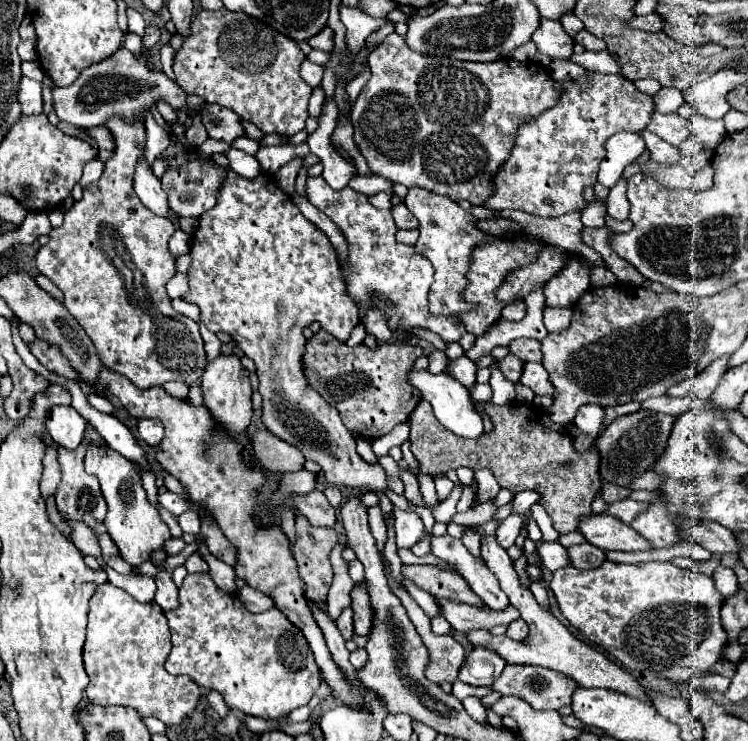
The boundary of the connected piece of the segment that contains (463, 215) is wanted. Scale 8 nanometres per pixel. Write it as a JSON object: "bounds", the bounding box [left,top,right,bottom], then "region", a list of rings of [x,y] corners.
{"bounds":[404,187,492,317],"region":[[[418,187],[408,189],[404,205],[420,221],[420,227],[418,227],[420,239],[416,243],[416,249],[420,255],[426,255],[434,263],[434,269],[436,269],[434,283],[428,293],[430,311],[436,315],[446,315],[446,317],[466,311],[466,303],[462,303],[460,293],[466,281],[464,277],[466,277],[466,267],[470,261],[470,249],[474,249],[476,245],[486,245],[492,237],[484,235],[472,225],[476,219],[470,215],[470,211],[458,207],[454,201],[446,201],[444,197],[432,195],[426,189],[418,189]]]}

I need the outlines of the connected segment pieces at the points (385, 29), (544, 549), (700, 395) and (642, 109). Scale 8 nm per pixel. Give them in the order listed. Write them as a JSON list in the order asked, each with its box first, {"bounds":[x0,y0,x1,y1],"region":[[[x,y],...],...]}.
[{"bounds":[366,22,395,45],"region":[[[392,22],[387,23],[378,31],[372,33],[366,40],[367,45],[375,45],[376,43],[380,44],[382,41],[391,33],[395,31],[395,25]]]},{"bounds":[536,541,568,571],"region":[[[538,541],[536,543],[536,553],[540,557],[540,563],[544,569],[548,571],[556,571],[560,567],[568,565],[568,553],[560,543],[546,543],[546,541]]]},{"bounds":[666,357,730,399],"region":[[[730,357],[716,359],[710,367],[706,367],[706,371],[702,371],[702,375],[694,375],[690,379],[684,379],[682,383],[676,383],[674,387],[670,387],[670,391],[666,391],[666,395],[670,395],[670,397],[708,399],[714,393],[714,389],[718,387],[722,375],[726,373],[728,359]]]},{"bounds":[484,71,654,217],"region":[[[586,71],[580,81],[564,79],[554,87],[562,89],[558,103],[538,117],[518,125],[510,159],[494,175],[494,191],[484,201],[486,209],[518,209],[538,217],[560,217],[572,211],[584,211],[584,187],[596,183],[598,165],[604,159],[604,143],[620,131],[640,133],[654,113],[650,95],[640,93],[634,83],[622,75],[602,75]]]}]

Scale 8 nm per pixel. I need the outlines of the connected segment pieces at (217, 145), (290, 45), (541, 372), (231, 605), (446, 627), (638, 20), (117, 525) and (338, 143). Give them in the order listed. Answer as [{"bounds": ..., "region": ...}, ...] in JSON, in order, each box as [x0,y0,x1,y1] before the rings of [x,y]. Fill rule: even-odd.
[{"bounds":[200,139,230,155],"region":[[[208,139],[204,145],[200,145],[200,151],[204,151],[206,155],[214,155],[214,153],[226,153],[230,149],[230,145],[222,143],[222,141],[214,141],[214,139]]]},{"bounds":[174,9,312,137],"region":[[[228,9],[200,11],[192,19],[192,35],[182,43],[174,59],[174,73],[176,83],[188,95],[198,95],[206,103],[216,103],[220,107],[232,109],[242,119],[254,123],[262,133],[290,137],[302,131],[304,121],[308,119],[308,99],[312,91],[310,87],[306,87],[306,83],[302,83],[302,77],[298,73],[304,59],[306,55],[292,39],[246,13],[234,13]]]},{"bounds":[520,363,554,397],"region":[[[524,363],[524,371],[520,381],[530,387],[536,395],[550,395],[554,397],[554,387],[550,387],[550,379],[546,375],[546,369],[542,367],[542,363]]]},{"bounds":[164,573,320,721],"region":[[[208,573],[186,575],[180,585],[178,603],[180,605],[174,611],[164,613],[172,633],[172,651],[166,659],[166,671],[170,675],[188,675],[198,687],[222,693],[228,709],[272,721],[286,717],[290,711],[312,699],[320,685],[318,665],[314,663],[314,655],[310,655],[302,631],[298,631],[298,627],[294,627],[278,609],[260,615],[250,613],[236,595],[220,591]]]},{"bounds":[432,615,452,635],"region":[[[436,615],[436,617],[432,617],[432,631],[436,633],[436,635],[448,635],[450,631],[452,631],[452,627],[450,627],[450,623],[446,621],[446,619],[442,619],[440,615]]]},{"bounds":[630,13,662,31],"region":[[[650,13],[646,17],[632,17],[630,27],[640,29],[640,31],[662,31],[662,19],[658,19],[658,15]]]},{"bounds":[86,443,170,565],"region":[[[90,443],[86,447],[86,473],[98,477],[102,495],[108,505],[108,513],[104,517],[104,525],[112,541],[118,545],[122,557],[130,565],[140,565],[150,559],[150,551],[158,549],[164,545],[166,539],[170,539],[168,525],[160,519],[158,509],[148,501],[146,491],[142,487],[142,477],[136,471],[136,467],[124,459],[120,453],[110,449],[108,445],[100,443]]]},{"bounds":[330,123,370,175],"region":[[[339,123],[336,129],[334,129],[332,137],[330,137],[332,147],[334,147],[336,151],[338,151],[338,149],[346,151],[346,153],[356,161],[358,173],[360,173],[360,175],[368,175],[370,169],[368,169],[368,165],[366,165],[364,155],[358,151],[358,147],[356,147],[356,143],[354,143],[353,132],[354,129],[352,124]]]}]

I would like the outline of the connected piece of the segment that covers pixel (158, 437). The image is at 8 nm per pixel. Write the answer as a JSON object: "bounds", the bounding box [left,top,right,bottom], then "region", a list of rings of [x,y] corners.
{"bounds":[138,419,164,447],"region":[[[140,419],[138,431],[140,431],[140,437],[144,439],[144,443],[152,445],[152,447],[158,447],[160,441],[164,439],[164,425],[154,419]]]}

